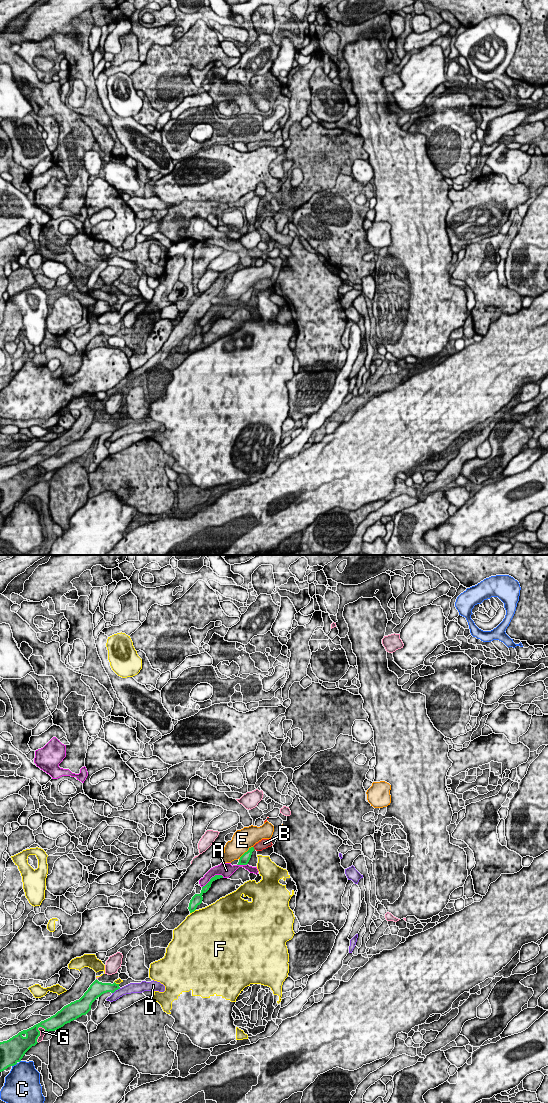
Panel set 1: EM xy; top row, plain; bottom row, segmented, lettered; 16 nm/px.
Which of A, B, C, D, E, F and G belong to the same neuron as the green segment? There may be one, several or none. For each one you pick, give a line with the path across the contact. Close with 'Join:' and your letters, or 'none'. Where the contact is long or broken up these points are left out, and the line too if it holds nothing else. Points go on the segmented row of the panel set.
B: across xy (244, 859), (253, 848), (264, 843)
Join: B

